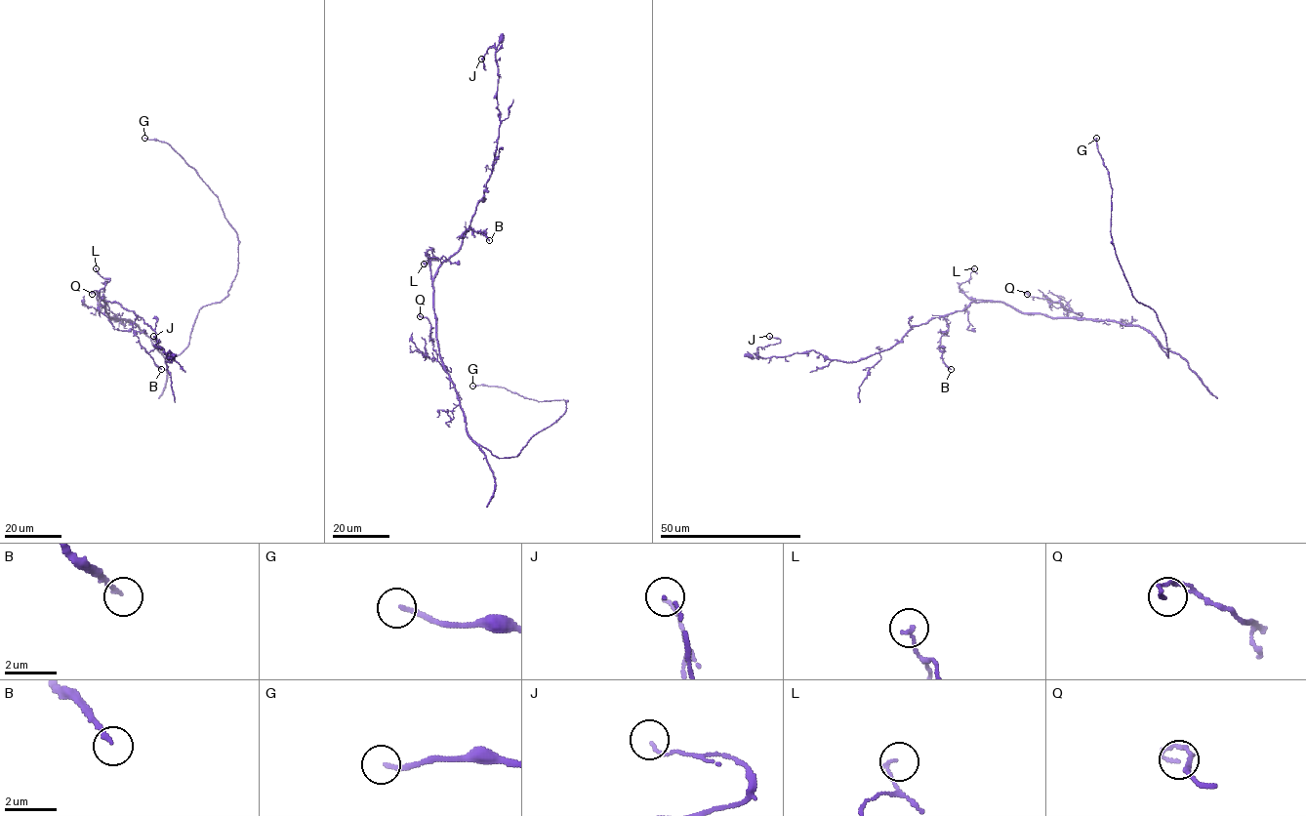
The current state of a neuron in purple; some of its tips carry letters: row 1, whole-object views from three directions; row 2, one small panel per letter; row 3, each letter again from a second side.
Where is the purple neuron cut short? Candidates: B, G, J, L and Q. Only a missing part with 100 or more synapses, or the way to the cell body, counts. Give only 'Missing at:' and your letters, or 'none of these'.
Missing at: G

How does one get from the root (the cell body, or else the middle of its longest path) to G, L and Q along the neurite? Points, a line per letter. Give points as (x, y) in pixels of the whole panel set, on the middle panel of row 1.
G: (449, 374), (467, 432), (498, 458), (517, 456), (565, 411), (564, 400), (537, 401), (501, 387), (472, 386)
L: (449, 374), (436, 338), (433, 288), (427, 253), (431, 248), (433, 257), (437, 259), (427, 260), (424, 264)
Q: (449, 374), (433, 348), (430, 323), (420, 316)

